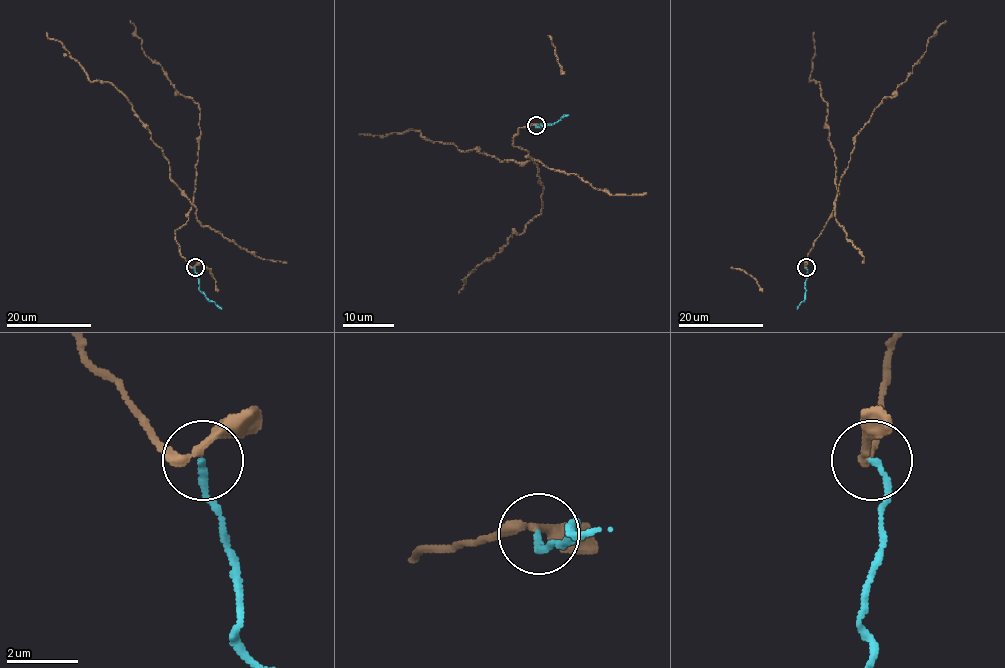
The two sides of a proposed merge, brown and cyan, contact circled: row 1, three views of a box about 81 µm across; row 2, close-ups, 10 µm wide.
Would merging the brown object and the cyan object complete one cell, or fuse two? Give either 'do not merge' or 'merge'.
merge

